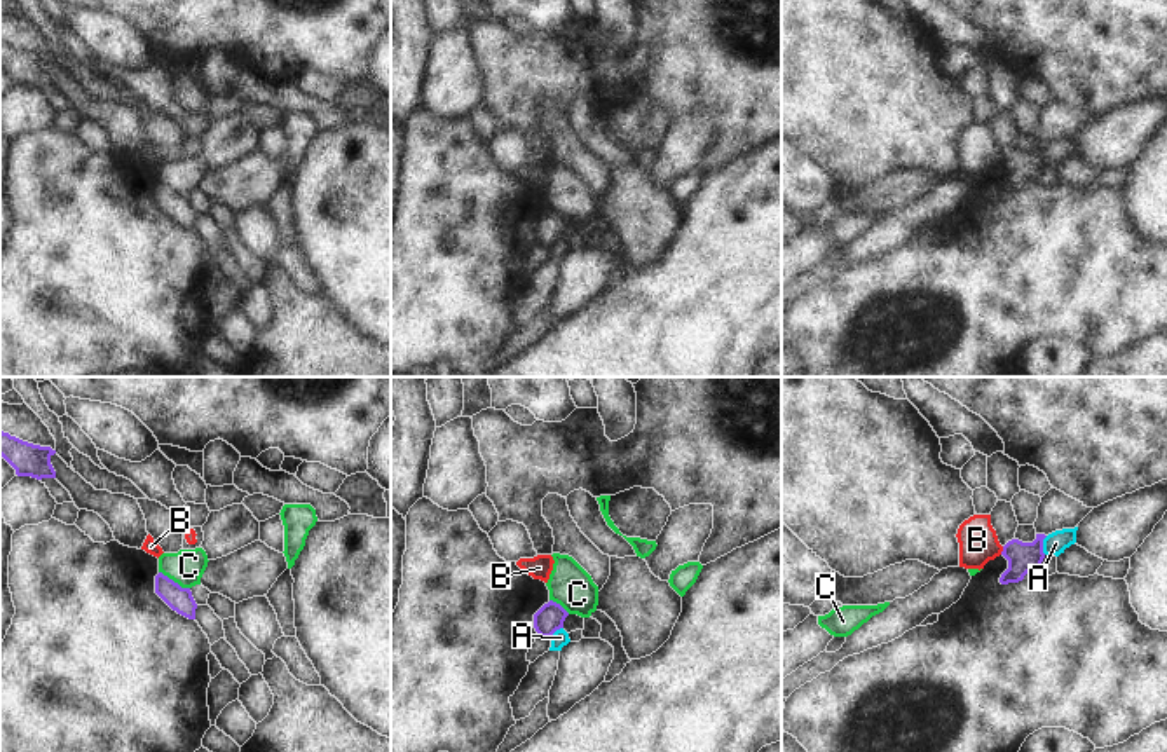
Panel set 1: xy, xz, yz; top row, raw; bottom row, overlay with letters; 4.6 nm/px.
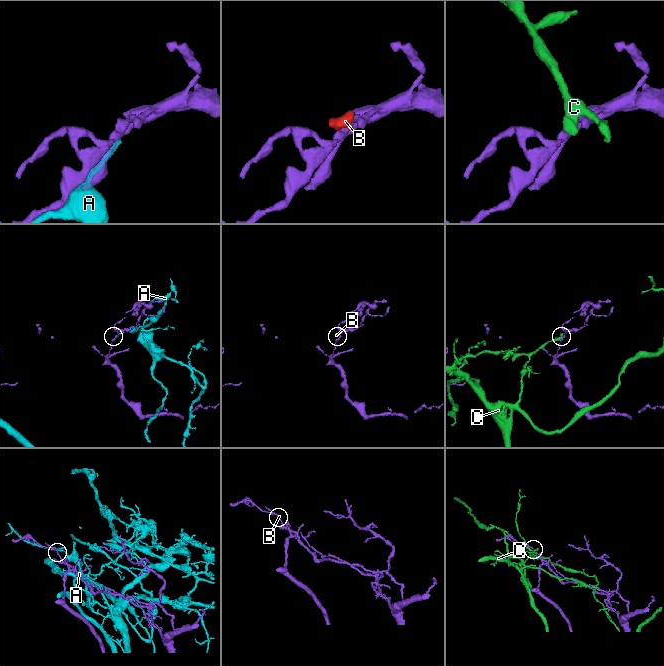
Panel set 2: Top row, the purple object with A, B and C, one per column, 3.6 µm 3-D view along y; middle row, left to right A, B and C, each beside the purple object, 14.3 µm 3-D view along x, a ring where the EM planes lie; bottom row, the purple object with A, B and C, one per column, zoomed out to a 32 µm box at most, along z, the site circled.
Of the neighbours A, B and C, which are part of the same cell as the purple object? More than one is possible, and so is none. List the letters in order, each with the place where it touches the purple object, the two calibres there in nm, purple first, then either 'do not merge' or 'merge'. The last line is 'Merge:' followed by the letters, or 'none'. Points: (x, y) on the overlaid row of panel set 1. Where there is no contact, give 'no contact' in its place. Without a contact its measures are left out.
A: contact yz (1042, 545); calibres 140 and 100 nm; do not merge
B: contact yz (1003, 550); calibres 140 and 180 nm; do not merge
C: contact xy (173, 581); calibres 110 and 160 nm; do not merge
Merge: none

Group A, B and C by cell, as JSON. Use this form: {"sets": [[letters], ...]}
{"sets": [["A"], ["B"], ["C"]]}

